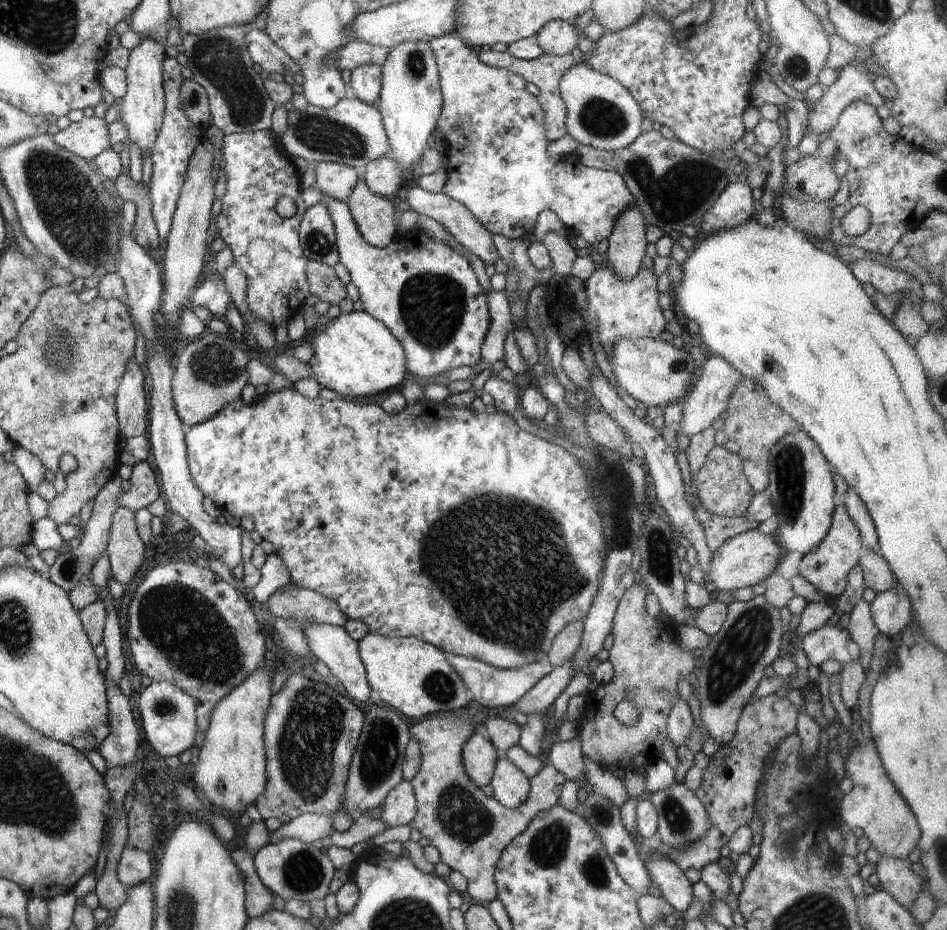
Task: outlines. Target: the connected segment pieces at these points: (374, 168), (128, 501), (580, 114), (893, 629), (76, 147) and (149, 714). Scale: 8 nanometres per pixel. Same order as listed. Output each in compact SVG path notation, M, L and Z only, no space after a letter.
M389 156L370 161L362 170L367 187L381 197L395 196L402 182L401 168Z
M147 460L140 461L133 466L130 482L131 489L122 496L120 506L126 506L133 513L146 509L156 499L161 498L156 474Z
M576 63L559 82L566 105L567 133L580 144L602 150L620 150L630 146L642 134L642 109L634 97L611 76L591 69L586 63Z
M898 586L896 590L876 595L873 604L870 604L873 621L876 623L880 634L888 638L897 637L900 632L910 624L910 604L906 594Z
M86 117L79 122L70 123L62 130L52 130L51 139L63 149L84 160L94 160L109 146L108 124L104 119Z
M152 681L143 687L138 696L138 710L144 732L152 748L160 756L179 756L194 744L197 728L197 712L194 699L168 681Z

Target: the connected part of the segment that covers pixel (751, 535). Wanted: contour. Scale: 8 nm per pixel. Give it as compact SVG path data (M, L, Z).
M759 529L746 531L727 540L718 550L712 553L708 578L713 591L738 590L738 588L750 588L765 582L775 574L776 567L782 562L784 552L778 544L774 534L762 533Z

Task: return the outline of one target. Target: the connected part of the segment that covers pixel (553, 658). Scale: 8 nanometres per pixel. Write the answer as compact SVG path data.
M578 621L569 624L565 629L562 629L562 632L556 635L551 651L549 652L549 663L552 668L562 666L576 654L582 640L583 622Z

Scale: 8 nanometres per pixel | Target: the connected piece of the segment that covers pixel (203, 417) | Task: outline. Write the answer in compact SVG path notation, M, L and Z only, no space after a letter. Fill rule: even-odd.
M207 333L200 339L193 339L182 354L176 359L173 368L171 389L176 412L185 427L203 423L228 403L241 398L242 388L249 382L246 365L250 360L249 353L238 344L234 335Z

